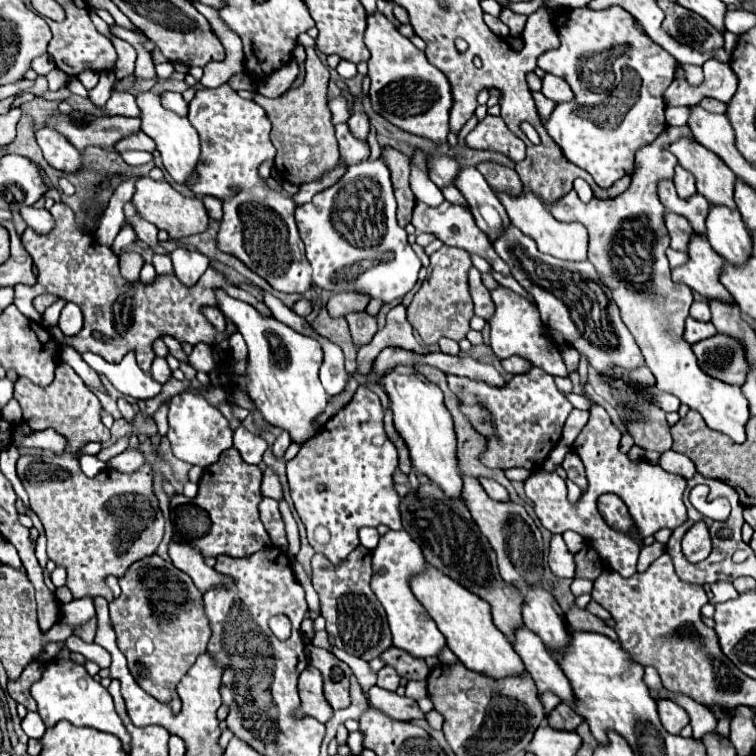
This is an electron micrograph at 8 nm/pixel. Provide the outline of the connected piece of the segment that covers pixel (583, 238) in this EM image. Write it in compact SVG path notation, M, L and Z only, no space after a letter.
M523 190L521 194L513 196L507 192L497 192L497 198L501 200L509 220L527 236L531 236L537 244L537 248L543 254L561 258L561 260L585 260L587 258L587 230L583 224L567 224L559 222L549 214L549 208L543 204L543 200L537 194L531 194L531 190Z

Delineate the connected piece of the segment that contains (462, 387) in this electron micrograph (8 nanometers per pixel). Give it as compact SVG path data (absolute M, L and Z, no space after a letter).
M537 368L513 376L513 380L507 382L503 388L491 388L483 382L469 382L465 378L457 378L451 374L447 374L447 384L455 394L461 396L463 402L485 404L491 412L497 436L487 442L487 452L481 456L481 462L489 468L541 468L549 452L557 446L563 424L573 410L571 402L557 390L553 376Z

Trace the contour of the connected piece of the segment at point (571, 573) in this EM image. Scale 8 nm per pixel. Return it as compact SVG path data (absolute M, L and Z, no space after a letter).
M562 535L556 536L558 536L558 538L551 539L548 557L551 572L553 572L557 578L575 578L574 555L568 551L561 537Z

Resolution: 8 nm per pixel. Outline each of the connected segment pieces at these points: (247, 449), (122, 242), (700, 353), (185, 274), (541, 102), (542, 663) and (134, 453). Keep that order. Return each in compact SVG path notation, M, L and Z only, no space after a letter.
M239 426L233 432L233 448L239 450L241 458L247 464L259 464L261 458L263 458L263 452L267 450L267 442L261 436L251 434L249 430L245 430L243 426Z
M125 225L121 228L121 232L117 234L117 238L113 240L113 246L111 246L111 248L115 250L115 254L119 254L123 249L134 243L136 240L137 236L134 230L129 225Z
M717 332L711 338L695 342L691 350L697 356L699 368L711 378L717 378L725 384L745 384L749 362L745 360L745 348L741 342L737 342L737 338Z
M175 248L169 258L173 260L173 270L175 276L185 284L193 286L201 278L201 274L209 268L209 258L203 256L197 250L187 250L187 248Z
M533 92L533 100L535 100L535 108L537 108L539 118L543 118L543 120L549 118L549 112L553 112L555 102L549 100L549 98L545 98L541 92Z
M521 626L515 630L515 642L513 648L521 656L525 670L535 680L537 688L541 692L553 690L563 702L573 702L573 692L569 686L569 680L565 678L563 670L557 666L555 658L549 654L545 644L537 634L533 634L529 628Z
M129 448L129 450L125 450L123 454L111 458L111 460L107 462L107 466L113 468L113 470L119 470L119 472L129 474L129 472L139 470L139 466L141 466L143 462L145 462L143 454L141 454L137 448Z

